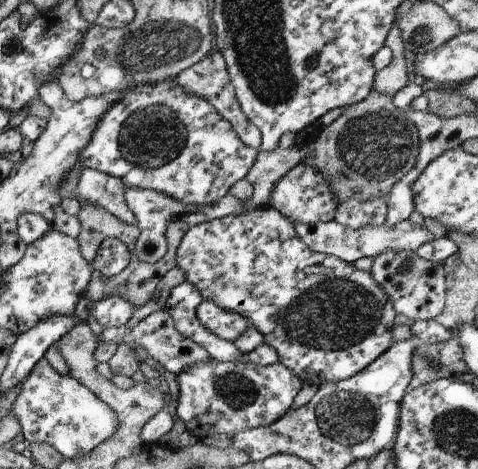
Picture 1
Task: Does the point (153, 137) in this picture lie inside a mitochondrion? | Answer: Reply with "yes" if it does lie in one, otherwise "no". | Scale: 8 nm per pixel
yes

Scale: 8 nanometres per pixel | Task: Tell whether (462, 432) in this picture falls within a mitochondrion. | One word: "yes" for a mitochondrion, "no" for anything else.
yes

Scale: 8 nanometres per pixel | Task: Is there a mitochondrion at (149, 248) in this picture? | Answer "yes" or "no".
no

